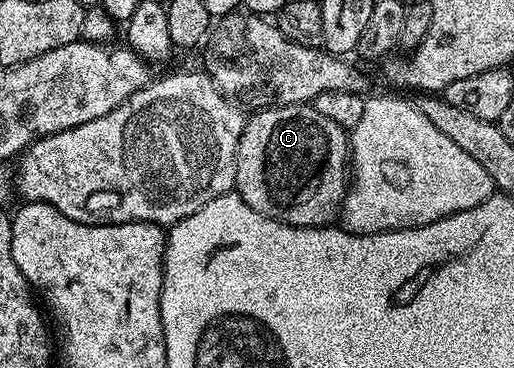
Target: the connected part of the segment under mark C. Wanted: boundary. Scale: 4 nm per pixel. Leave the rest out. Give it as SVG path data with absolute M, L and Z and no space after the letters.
M311 104L300 106L275 106L272 108L261 108L248 115L243 132L239 136L239 148L237 149L237 167L235 168L235 190L241 199L255 212L259 212L268 218L274 218L276 222L285 222L288 226L328 226L338 217L341 203L345 200L347 179L351 174L351 155L349 153L349 134L339 124L332 120L326 120L319 116Z

